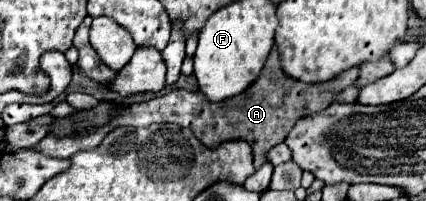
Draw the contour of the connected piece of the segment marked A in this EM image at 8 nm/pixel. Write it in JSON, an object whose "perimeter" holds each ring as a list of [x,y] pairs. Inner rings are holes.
{"perimeter":[[[272,48],[270,56],[266,60],[266,66],[262,68],[260,78],[240,96],[234,96],[234,98],[228,98],[222,102],[208,102],[202,92],[172,90],[164,96],[152,98],[152,100],[142,102],[142,104],[122,106],[110,124],[96,128],[84,136],[78,134],[72,138],[58,138],[58,136],[48,134],[36,146],[36,150],[44,152],[46,156],[70,158],[72,154],[76,154],[80,150],[94,150],[98,146],[98,142],[118,126],[150,126],[150,124],[162,124],[162,122],[176,122],[184,128],[190,128],[194,132],[194,136],[200,138],[200,142],[208,148],[216,148],[218,144],[228,142],[228,140],[246,140],[252,146],[254,168],[258,170],[262,164],[268,162],[268,156],[266,156],[268,150],[274,148],[276,144],[284,142],[288,132],[292,130],[292,126],[300,118],[322,112],[324,108],[328,108],[334,102],[334,96],[338,92],[342,92],[344,88],[348,88],[350,84],[354,84],[356,78],[358,78],[358,68],[352,68],[352,70],[346,70],[344,74],[336,76],[334,80],[328,80],[322,84],[304,84],[300,80],[286,76],[280,70],[278,52],[276,52],[276,48]]]}

